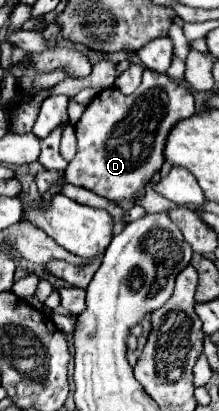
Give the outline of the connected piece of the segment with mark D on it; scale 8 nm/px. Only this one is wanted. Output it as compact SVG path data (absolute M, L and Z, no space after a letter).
M144 70L142 84L136 88L136 92L124 96L118 88L106 88L102 90L90 106L84 110L82 118L76 124L76 138L78 138L78 152L74 160L66 166L66 180L70 184L88 188L96 192L98 196L104 196L108 200L136 200L138 192L144 192L154 174L160 172L164 164L164 140L170 132L170 128L188 116L192 116L196 110L194 96L188 92L188 88L176 80L170 80L164 74Z

